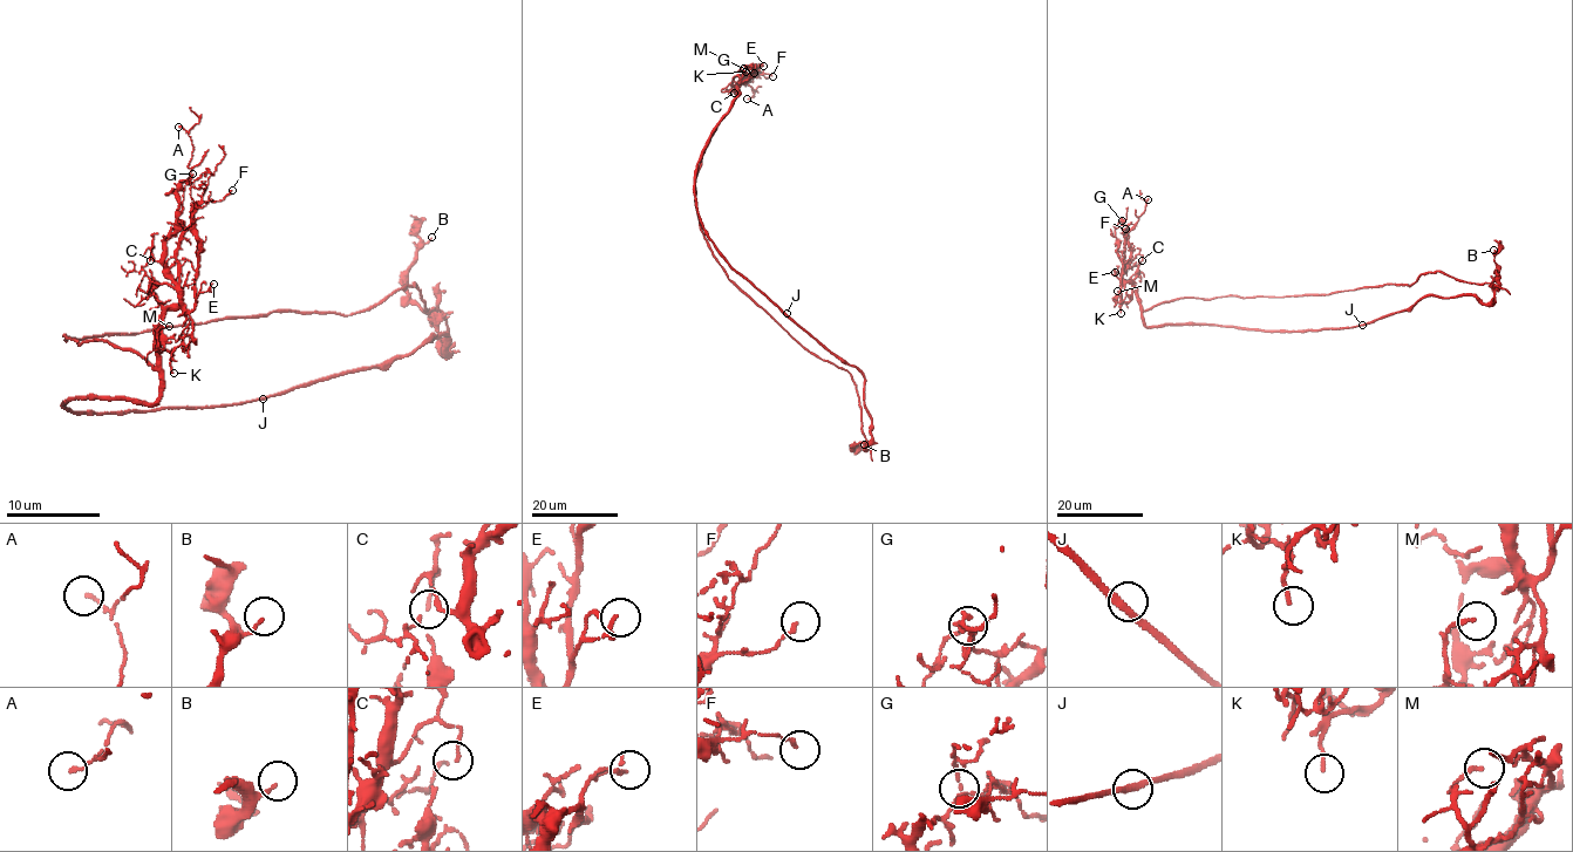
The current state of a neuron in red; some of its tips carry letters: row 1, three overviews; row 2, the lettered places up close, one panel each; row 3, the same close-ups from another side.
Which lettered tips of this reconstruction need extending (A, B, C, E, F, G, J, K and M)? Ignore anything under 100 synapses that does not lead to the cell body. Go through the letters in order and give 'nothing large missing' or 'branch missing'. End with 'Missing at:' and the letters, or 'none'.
A: nothing large missing
B: nothing large missing
C: nothing large missing
E: nothing large missing
F: nothing large missing
G: nothing large missing
J: nothing large missing
K: nothing large missing
M: nothing large missing
Missing at: none

